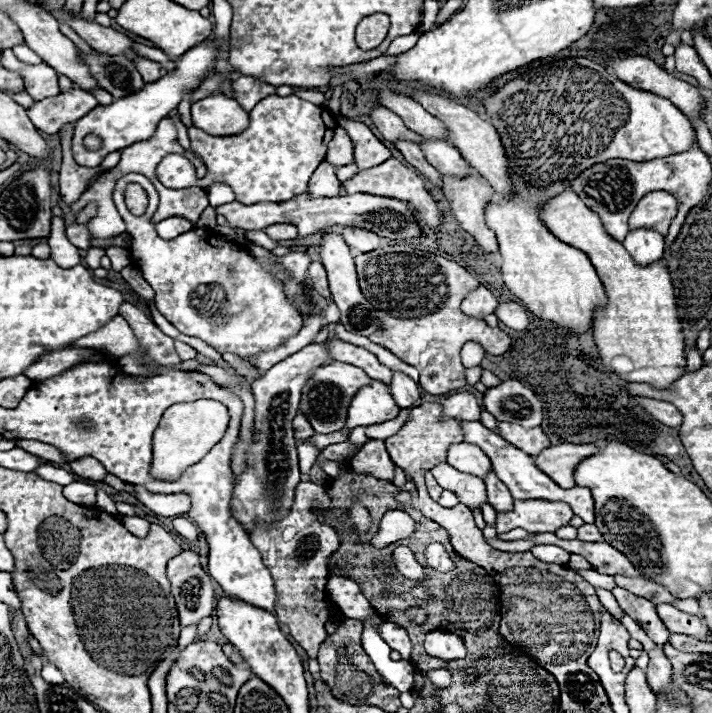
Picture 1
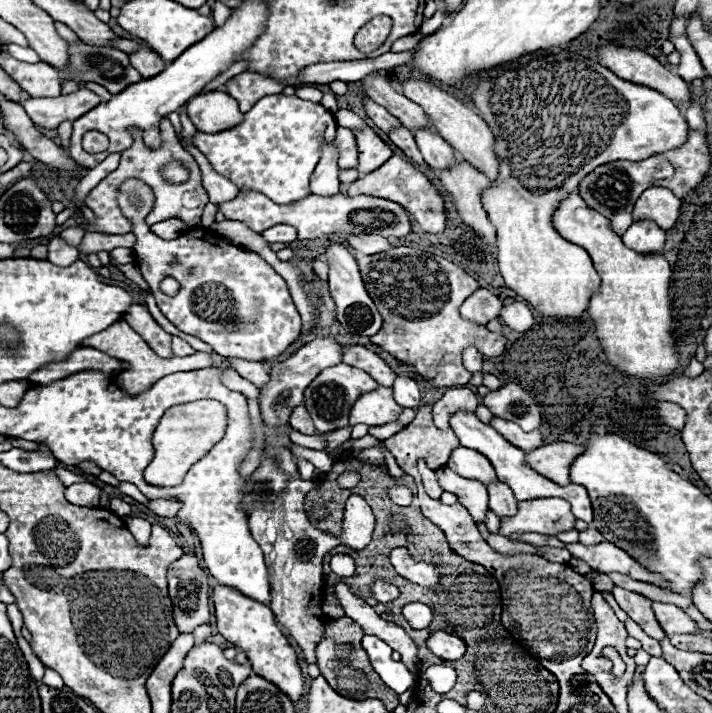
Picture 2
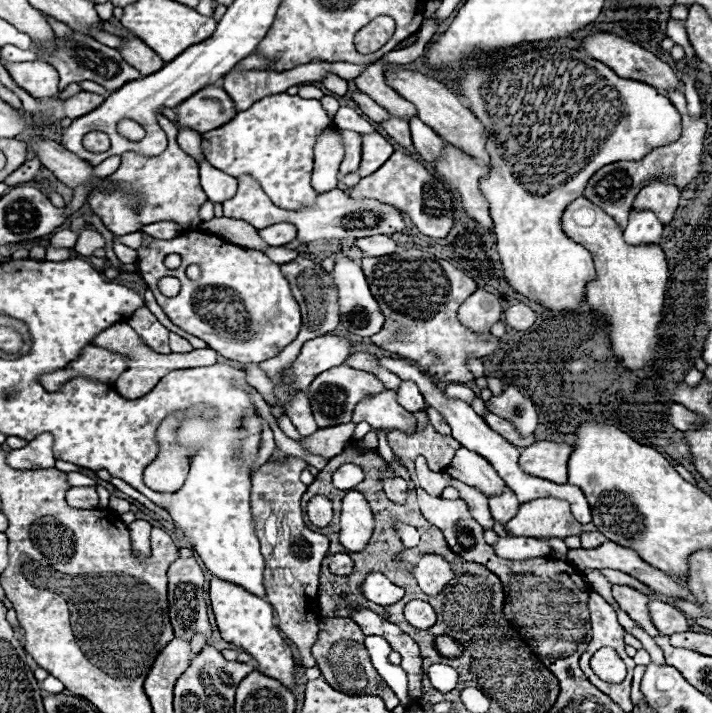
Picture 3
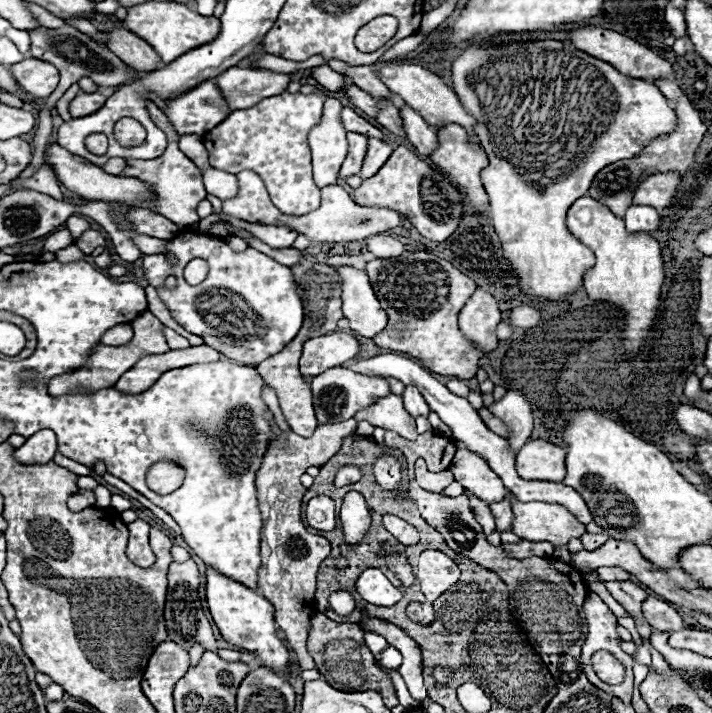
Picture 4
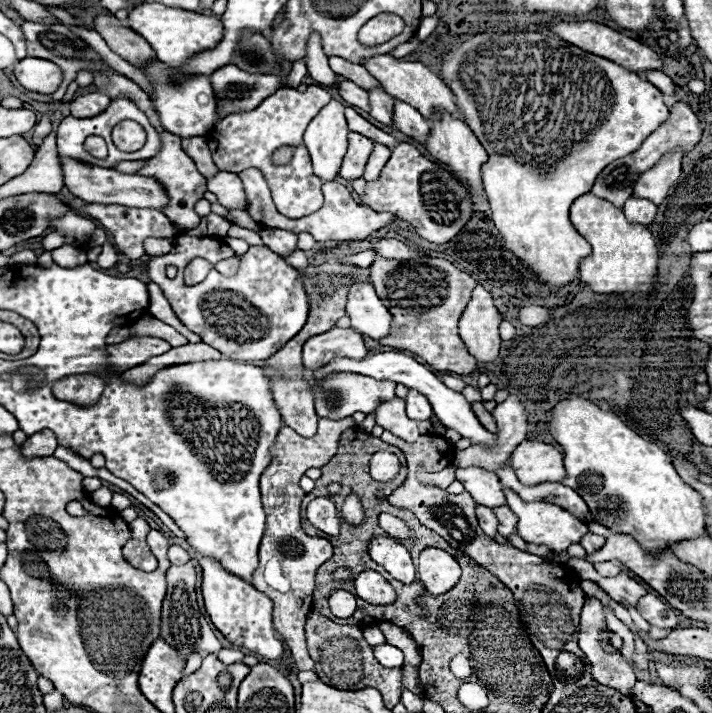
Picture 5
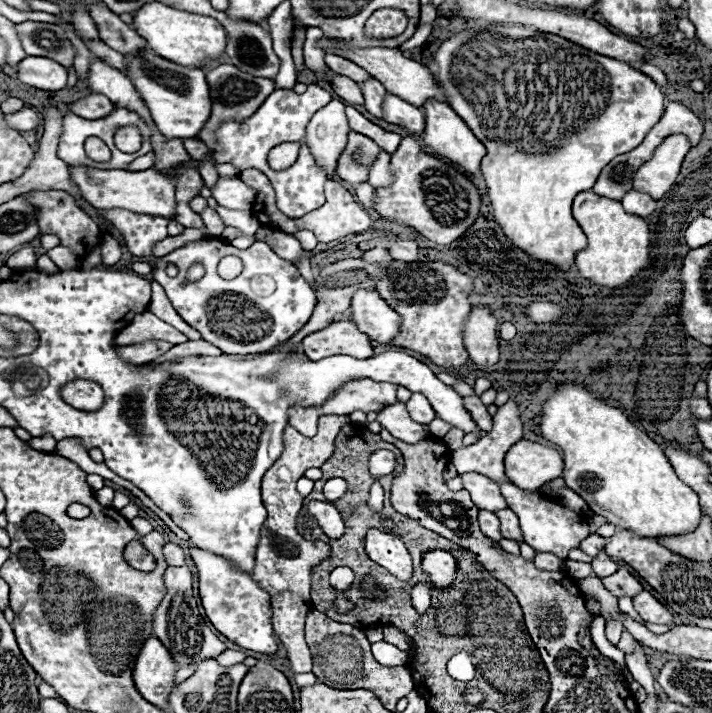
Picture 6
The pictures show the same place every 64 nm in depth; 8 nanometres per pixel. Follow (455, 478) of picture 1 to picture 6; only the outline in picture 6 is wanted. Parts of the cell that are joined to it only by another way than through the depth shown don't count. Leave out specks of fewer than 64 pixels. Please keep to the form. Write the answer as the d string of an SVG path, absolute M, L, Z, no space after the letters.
M480 510L478 520L480 520L480 530L484 532L484 536L492 538L494 542L500 542L500 540L502 540L502 532L500 532L500 520L496 518L496 514L494 514L494 512Z

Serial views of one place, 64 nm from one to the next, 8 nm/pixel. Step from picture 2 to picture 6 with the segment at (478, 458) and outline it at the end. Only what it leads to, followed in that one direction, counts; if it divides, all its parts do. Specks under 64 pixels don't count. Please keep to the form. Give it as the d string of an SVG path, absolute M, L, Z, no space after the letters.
M476 472L462 474L462 480L464 480L464 488L472 494L474 504L476 504L480 510L486 508L488 512L498 512L498 510L508 508L508 506L506 506L506 500L502 498L502 494L500 494L500 490L498 490L498 484L496 484L496 482L488 480L486 476L476 474Z

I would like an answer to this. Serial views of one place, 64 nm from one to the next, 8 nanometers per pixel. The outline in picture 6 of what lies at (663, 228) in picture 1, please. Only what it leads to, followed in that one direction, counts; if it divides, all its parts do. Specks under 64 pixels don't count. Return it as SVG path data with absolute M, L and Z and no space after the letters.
M674 134L668 136L652 154L652 158L642 164L634 174L634 188L648 192L654 200L666 192L680 172L680 164L690 150L688 136Z

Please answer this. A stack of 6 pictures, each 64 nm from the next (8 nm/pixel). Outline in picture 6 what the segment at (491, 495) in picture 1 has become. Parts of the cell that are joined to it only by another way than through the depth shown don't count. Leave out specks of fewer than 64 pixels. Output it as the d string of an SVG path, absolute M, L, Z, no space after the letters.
M506 508L506 510L502 510L502 512L496 512L496 516L498 516L500 522L502 522L502 536L504 536L504 538L510 538L510 540L522 542L520 524L518 524L518 518L514 516L514 512L510 512L510 510Z

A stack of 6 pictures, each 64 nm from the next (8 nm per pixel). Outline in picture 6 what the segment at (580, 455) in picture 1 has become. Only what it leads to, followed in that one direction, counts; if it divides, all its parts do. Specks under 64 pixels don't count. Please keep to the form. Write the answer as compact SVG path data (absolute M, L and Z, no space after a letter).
M518 440L506 452L504 464L508 480L522 490L538 490L542 484L562 476L560 452L528 440Z

